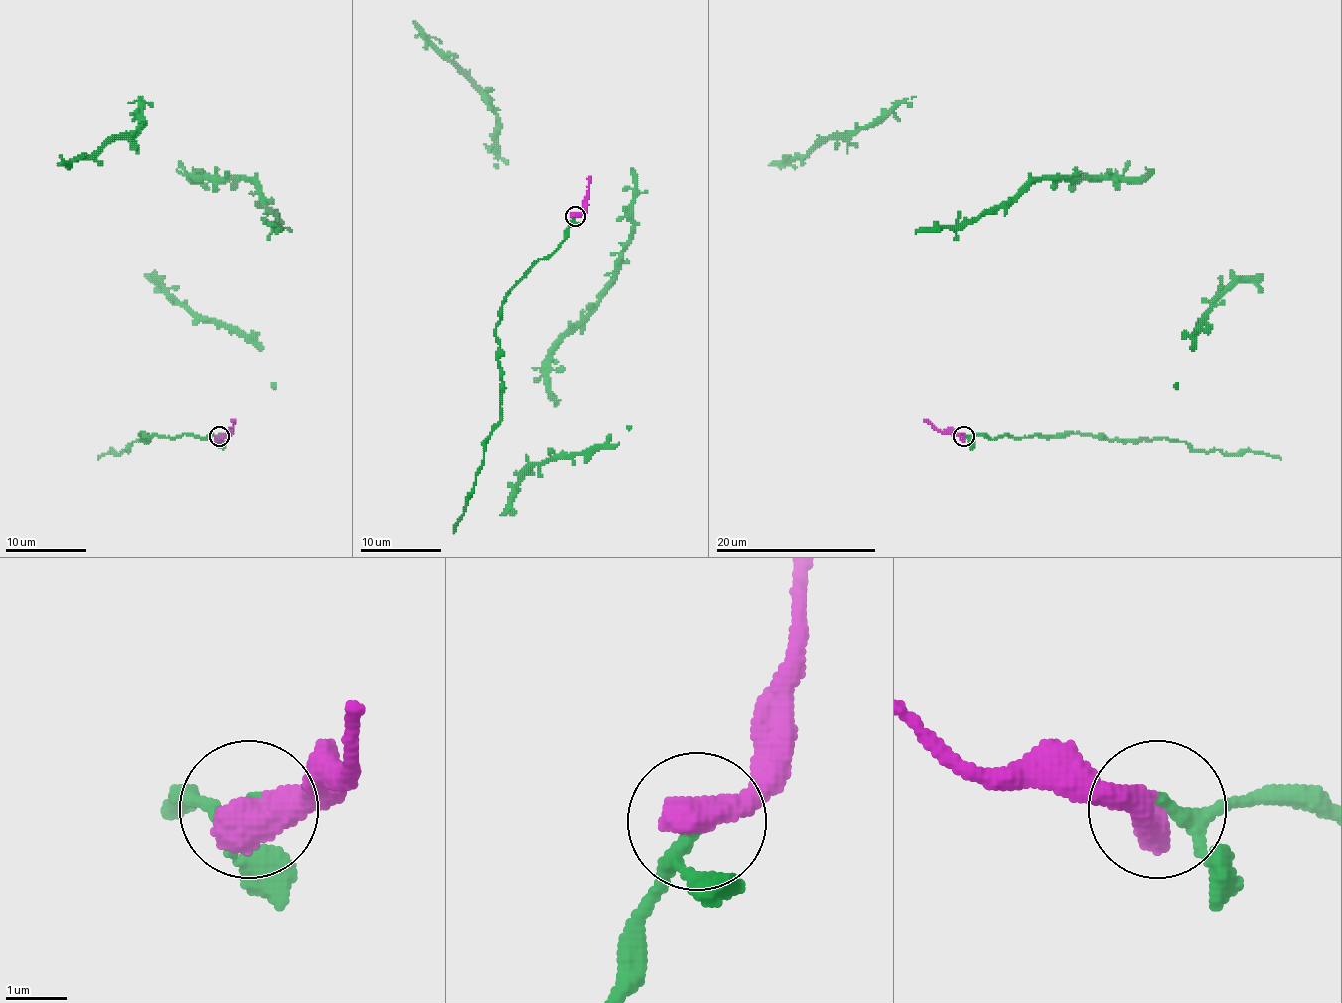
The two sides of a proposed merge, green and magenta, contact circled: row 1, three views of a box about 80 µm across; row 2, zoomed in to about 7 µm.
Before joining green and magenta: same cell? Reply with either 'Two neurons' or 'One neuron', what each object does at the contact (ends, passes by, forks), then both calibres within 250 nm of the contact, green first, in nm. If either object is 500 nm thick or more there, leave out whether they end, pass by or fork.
One neuron. Thickness 180 nm (green) against 650 nm

